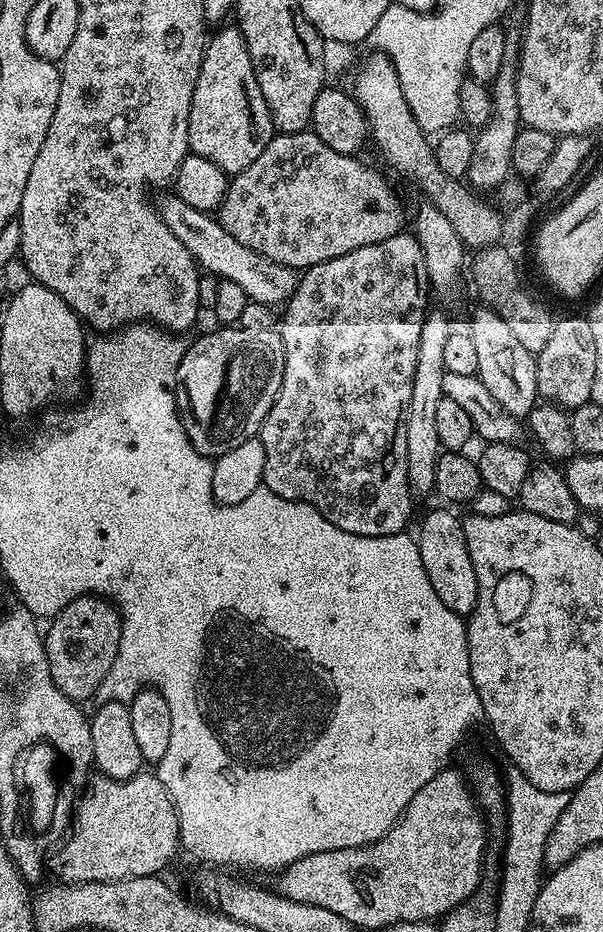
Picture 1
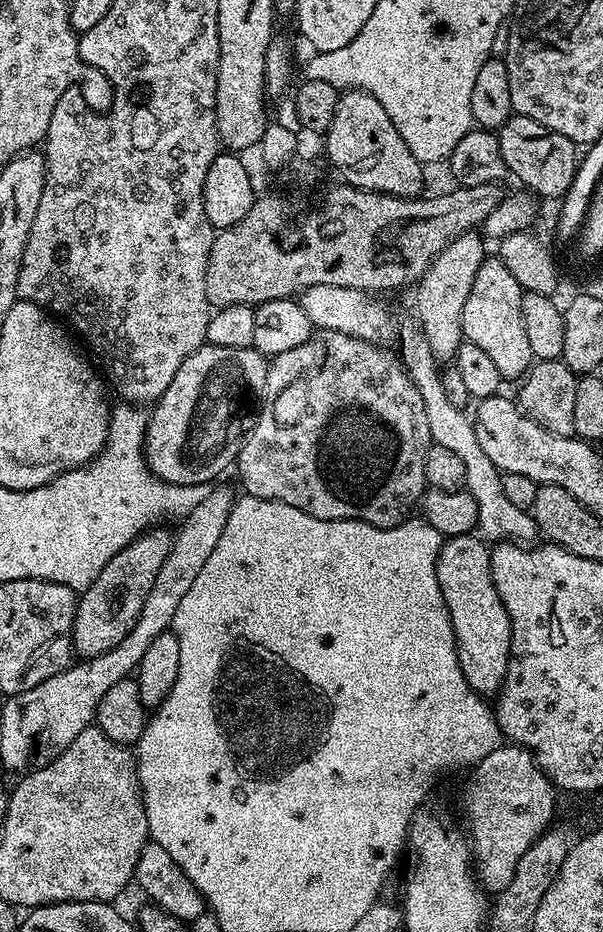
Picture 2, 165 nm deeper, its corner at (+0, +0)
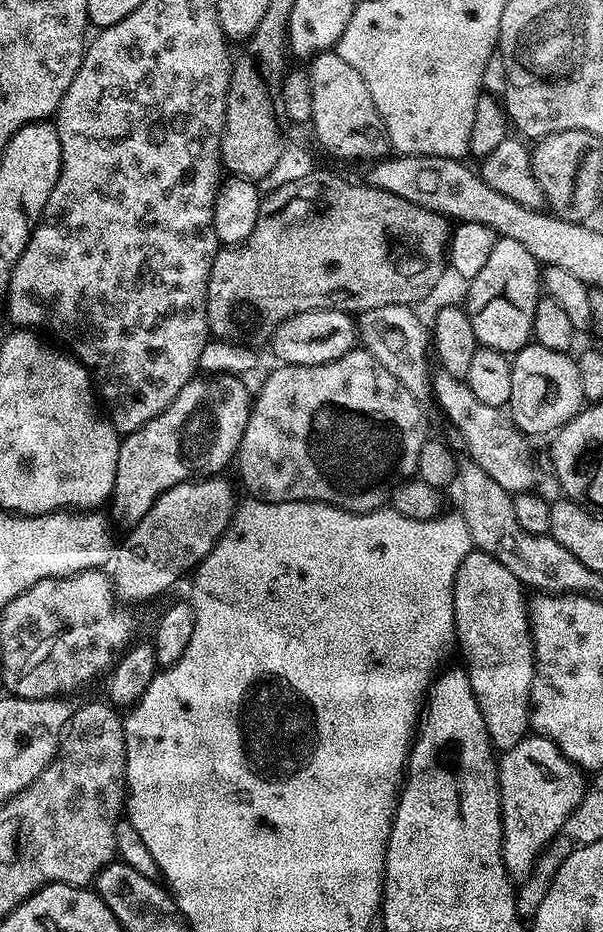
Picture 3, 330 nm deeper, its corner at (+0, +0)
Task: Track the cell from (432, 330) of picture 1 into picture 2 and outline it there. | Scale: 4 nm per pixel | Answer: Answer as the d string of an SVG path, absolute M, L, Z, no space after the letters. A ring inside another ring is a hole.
M479 231L462 233L446 246L446 250L435 256L432 265L424 271L424 277L415 285L416 315L414 316L430 344L436 361L455 361L458 346L465 343L462 310L466 307L466 298L470 298L470 286L474 286L474 278L486 259L483 243L485 244L485 241Z

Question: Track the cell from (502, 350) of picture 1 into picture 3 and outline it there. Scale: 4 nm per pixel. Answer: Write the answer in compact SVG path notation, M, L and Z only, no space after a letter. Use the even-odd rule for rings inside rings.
M499 237L490 250L490 258L486 258L486 266L478 270L476 277L467 285L468 304L466 311L470 318L470 326L474 326L477 345L493 348L505 354L515 354L529 343L534 322L536 302L542 295L542 265L539 260L522 246L522 242L514 242L514 238Z

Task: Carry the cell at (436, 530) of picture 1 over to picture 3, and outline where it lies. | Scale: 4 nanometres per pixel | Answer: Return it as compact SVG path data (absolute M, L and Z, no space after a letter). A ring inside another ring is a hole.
M474 550L470 554L466 554L466 558L462 562L462 566L458 566L458 574L454 578L454 622L456 623L456 635L455 639L460 640L460 644L464 647L464 656L468 659L466 663L466 671L470 682L472 683L472 689L476 695L476 701L478 706L482 710L482 718L486 722L486 730L490 734L490 742L493 749L497 753L503 754L509 752L514 746L518 746L518 742L522 742L524 736L529 735L530 732L530 713L532 711L532 683L536 677L536 647L532 645L532 621L530 619L530 600L529 597L524 597L526 588L523 586L518 578L514 576L506 568L498 562L498 558L494 558L492 555L479 550Z

